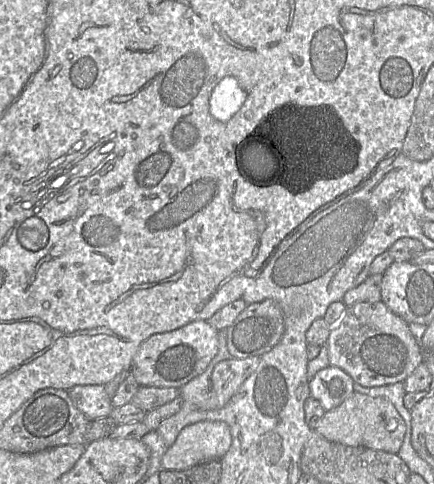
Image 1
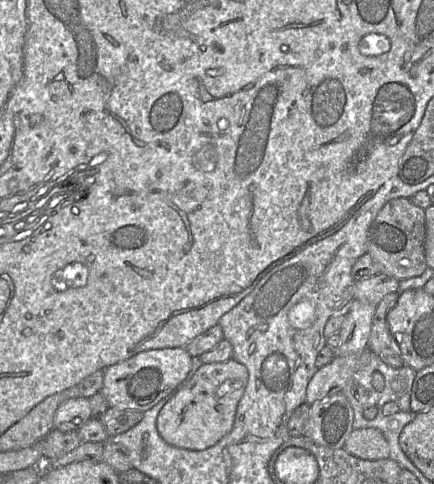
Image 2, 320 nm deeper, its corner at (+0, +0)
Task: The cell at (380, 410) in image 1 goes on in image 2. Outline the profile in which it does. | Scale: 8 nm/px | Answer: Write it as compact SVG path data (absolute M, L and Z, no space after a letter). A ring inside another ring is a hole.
M376 428L353 429L343 449L363 460L386 459L390 452L384 435Z

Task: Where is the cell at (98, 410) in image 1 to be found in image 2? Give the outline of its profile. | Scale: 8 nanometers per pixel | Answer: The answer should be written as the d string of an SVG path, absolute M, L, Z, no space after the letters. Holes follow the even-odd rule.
M76 397L59 406L54 416L54 429L63 432L78 431L91 419L90 400Z

